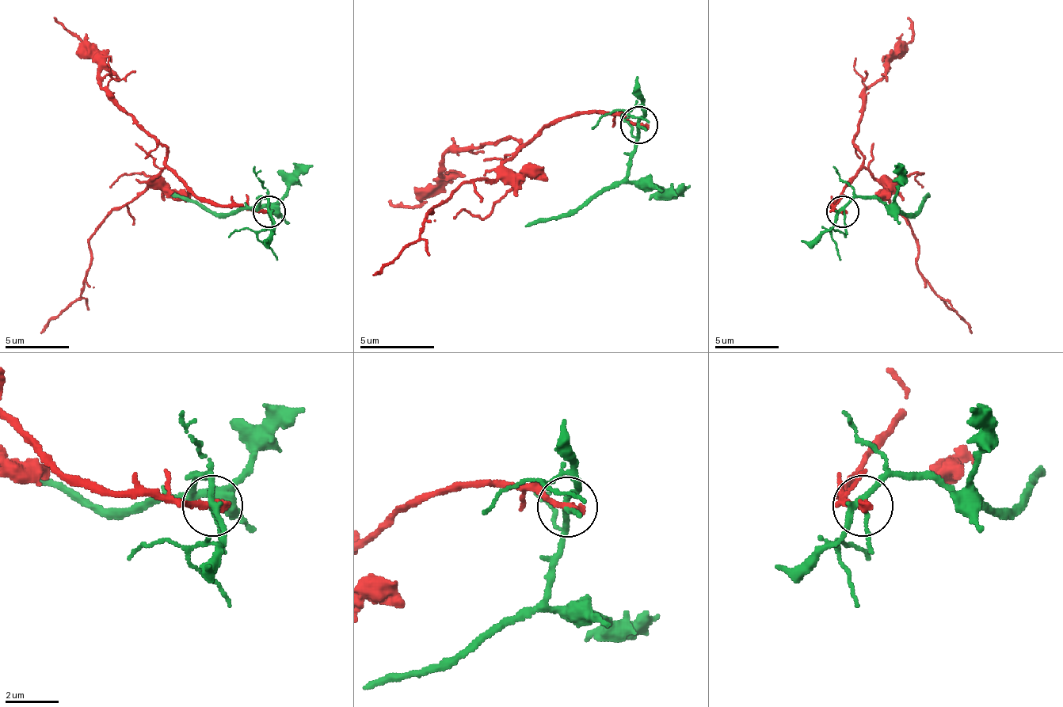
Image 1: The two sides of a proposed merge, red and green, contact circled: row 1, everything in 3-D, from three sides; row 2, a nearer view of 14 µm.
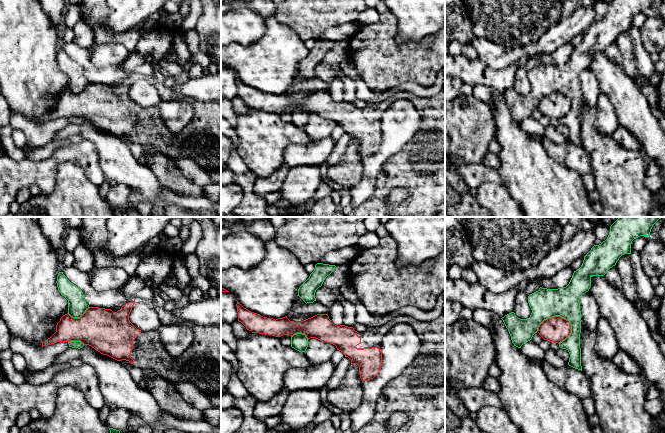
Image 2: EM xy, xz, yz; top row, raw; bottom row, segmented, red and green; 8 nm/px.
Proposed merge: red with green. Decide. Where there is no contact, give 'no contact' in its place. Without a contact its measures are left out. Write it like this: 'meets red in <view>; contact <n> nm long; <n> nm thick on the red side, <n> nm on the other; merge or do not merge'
meets red in yz; contact 300 nm long; 200 nm thick on the red side, 240 nm on the other; do not merge

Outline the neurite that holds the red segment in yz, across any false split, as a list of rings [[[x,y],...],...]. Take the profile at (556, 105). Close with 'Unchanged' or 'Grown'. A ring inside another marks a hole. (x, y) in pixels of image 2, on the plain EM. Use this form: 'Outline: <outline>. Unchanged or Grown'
Outline: [[[555,92],[544,96],[537,108],[544,116],[559,120],[570,111],[571,100],[568,96]]]. Unchanged

